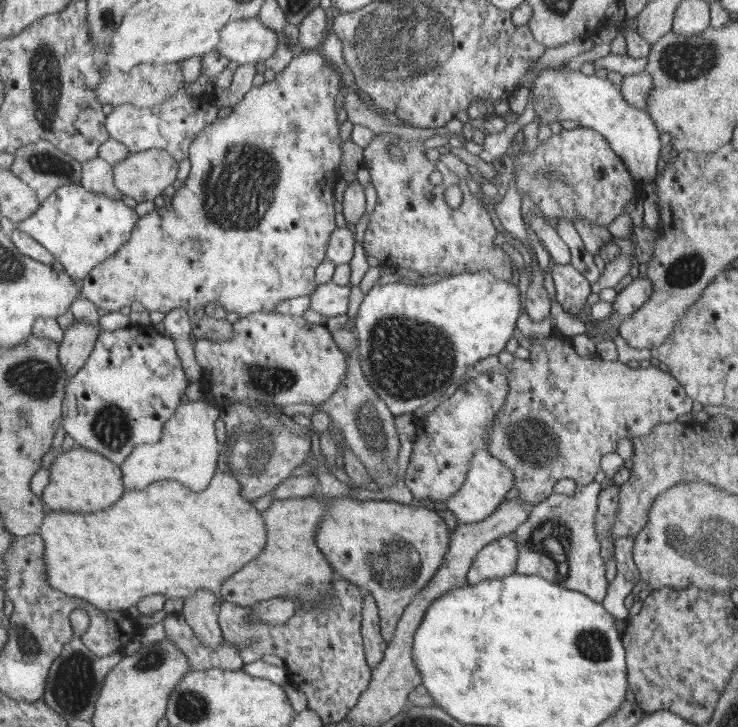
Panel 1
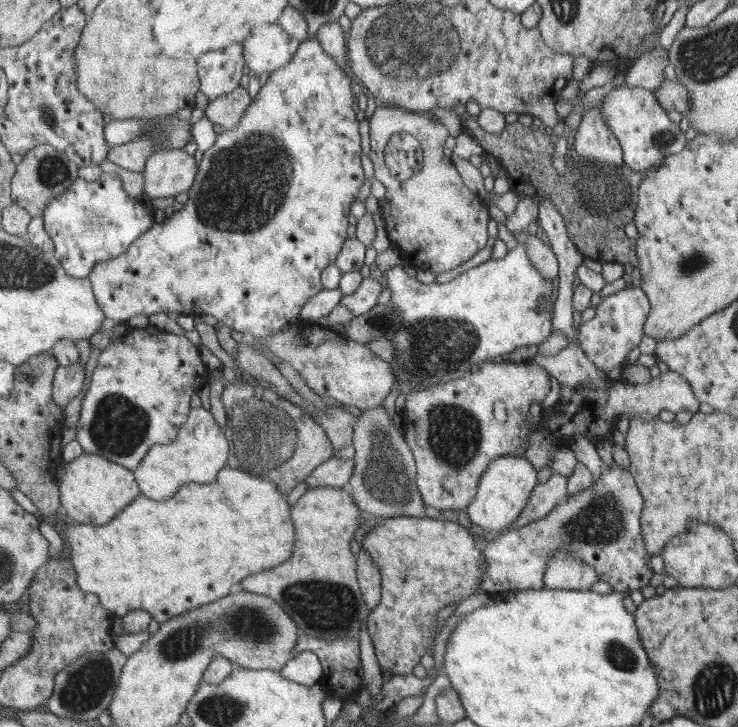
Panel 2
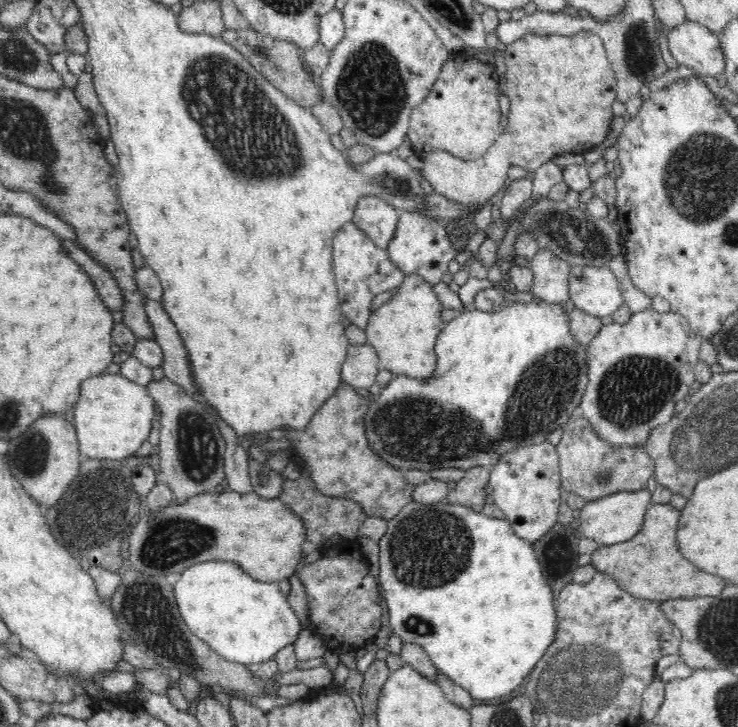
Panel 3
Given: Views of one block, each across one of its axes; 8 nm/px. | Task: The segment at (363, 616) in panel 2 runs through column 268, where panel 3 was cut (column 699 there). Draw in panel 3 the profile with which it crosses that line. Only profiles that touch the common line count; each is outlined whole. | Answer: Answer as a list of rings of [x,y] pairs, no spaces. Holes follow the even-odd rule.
[[[670,503],[651,505],[646,510],[642,528],[636,536],[620,544],[599,545],[591,554],[591,564],[598,573],[610,575],[622,590],[635,599],[660,602],[696,596],[718,596],[722,592],[722,580],[718,580],[718,576],[706,576],[706,572],[700,572],[678,550],[675,537],[680,512]]]

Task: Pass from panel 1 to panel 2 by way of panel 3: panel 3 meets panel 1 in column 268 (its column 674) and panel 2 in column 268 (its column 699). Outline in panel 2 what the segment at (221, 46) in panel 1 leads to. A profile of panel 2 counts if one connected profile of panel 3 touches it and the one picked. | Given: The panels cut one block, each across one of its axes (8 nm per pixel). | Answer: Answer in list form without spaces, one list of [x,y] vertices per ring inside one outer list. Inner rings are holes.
[[[278,24],[254,28],[243,44],[243,57],[251,74],[272,74],[287,66],[299,50],[300,41]]]

